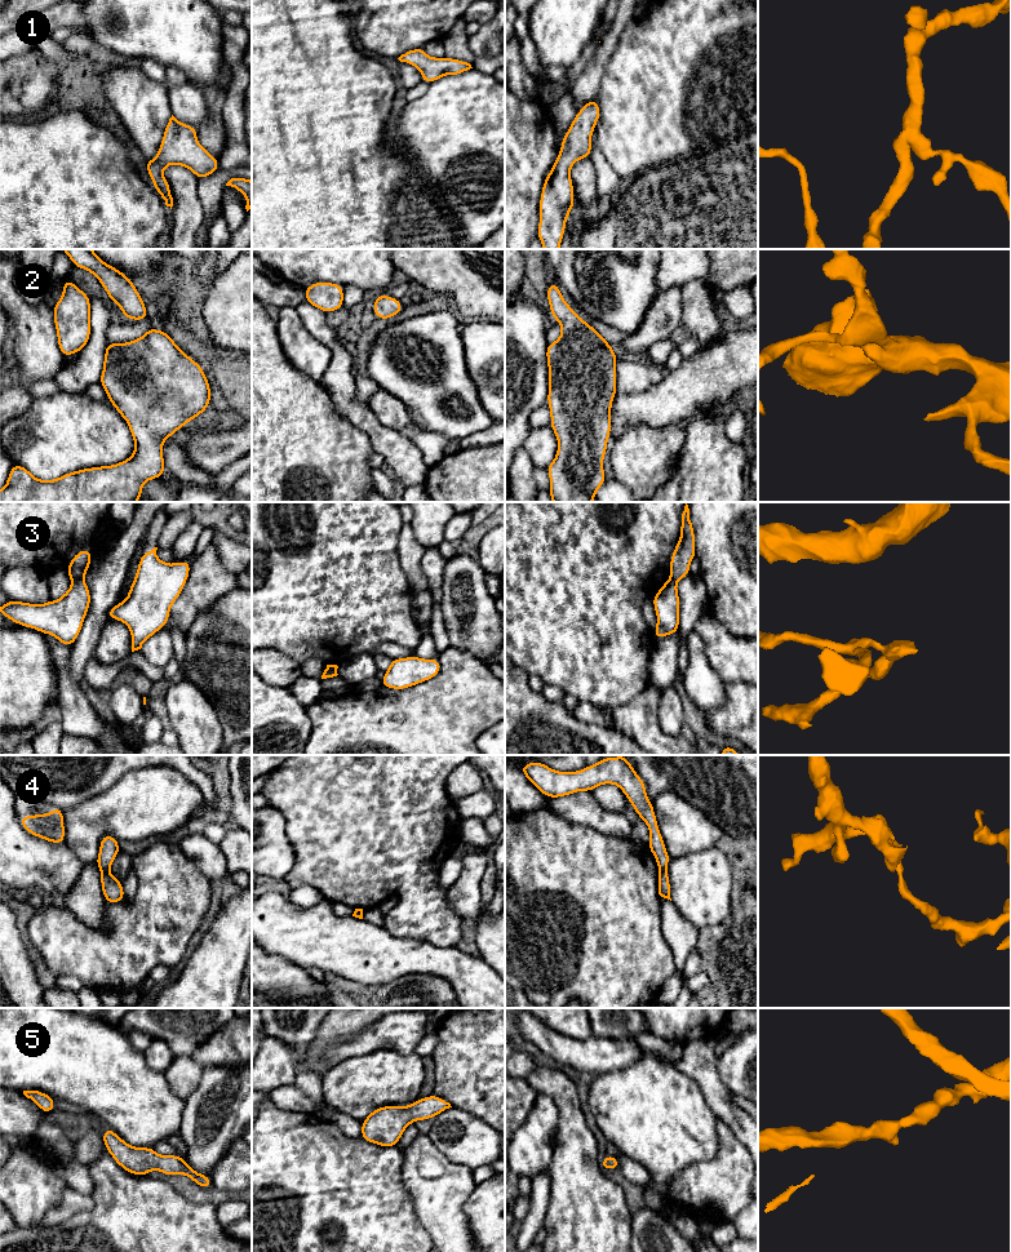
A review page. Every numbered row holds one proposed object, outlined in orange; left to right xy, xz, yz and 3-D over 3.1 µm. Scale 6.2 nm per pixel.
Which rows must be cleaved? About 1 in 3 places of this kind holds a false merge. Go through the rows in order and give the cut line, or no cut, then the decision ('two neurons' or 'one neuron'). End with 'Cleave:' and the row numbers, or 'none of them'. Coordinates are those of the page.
1: cut none; one neuron
2: cut none; one neuron
3: cut xy (83, 578), (72, 582); two neurons
4: cut xy (109, 870), (101, 873); two neurons
5: cut none; one neuron
Cleave: 3, 4

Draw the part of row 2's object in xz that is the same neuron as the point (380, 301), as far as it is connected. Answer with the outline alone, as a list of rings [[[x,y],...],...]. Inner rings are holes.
[[[380,293],[380,296],[374,299],[373,312],[376,318],[387,320],[395,315],[398,315],[403,310],[403,303],[393,297],[385,296]]]

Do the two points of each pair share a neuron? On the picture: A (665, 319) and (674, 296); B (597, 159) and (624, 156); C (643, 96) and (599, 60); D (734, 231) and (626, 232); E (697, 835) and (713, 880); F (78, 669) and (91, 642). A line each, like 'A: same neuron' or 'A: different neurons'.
A: same neuron
B: different neurons
C: different neurons
D: same neuron
E: different neurons
F: same neuron

